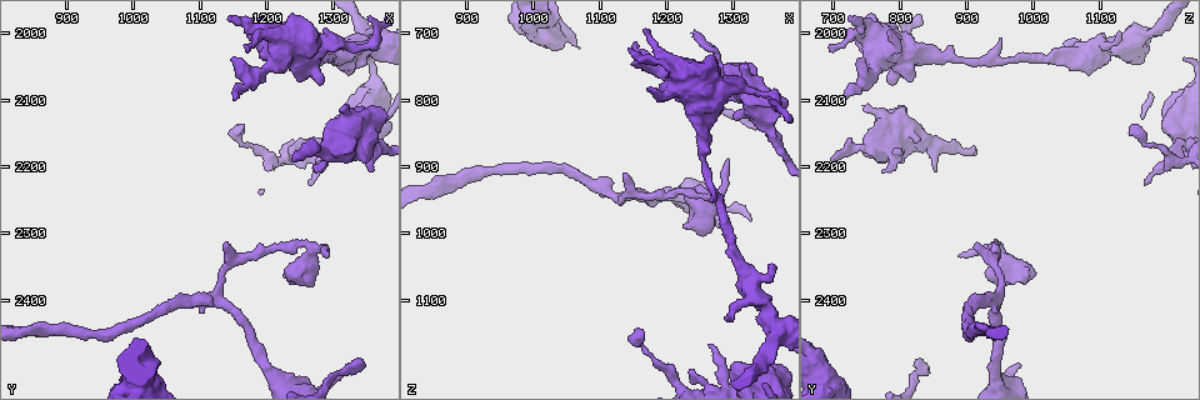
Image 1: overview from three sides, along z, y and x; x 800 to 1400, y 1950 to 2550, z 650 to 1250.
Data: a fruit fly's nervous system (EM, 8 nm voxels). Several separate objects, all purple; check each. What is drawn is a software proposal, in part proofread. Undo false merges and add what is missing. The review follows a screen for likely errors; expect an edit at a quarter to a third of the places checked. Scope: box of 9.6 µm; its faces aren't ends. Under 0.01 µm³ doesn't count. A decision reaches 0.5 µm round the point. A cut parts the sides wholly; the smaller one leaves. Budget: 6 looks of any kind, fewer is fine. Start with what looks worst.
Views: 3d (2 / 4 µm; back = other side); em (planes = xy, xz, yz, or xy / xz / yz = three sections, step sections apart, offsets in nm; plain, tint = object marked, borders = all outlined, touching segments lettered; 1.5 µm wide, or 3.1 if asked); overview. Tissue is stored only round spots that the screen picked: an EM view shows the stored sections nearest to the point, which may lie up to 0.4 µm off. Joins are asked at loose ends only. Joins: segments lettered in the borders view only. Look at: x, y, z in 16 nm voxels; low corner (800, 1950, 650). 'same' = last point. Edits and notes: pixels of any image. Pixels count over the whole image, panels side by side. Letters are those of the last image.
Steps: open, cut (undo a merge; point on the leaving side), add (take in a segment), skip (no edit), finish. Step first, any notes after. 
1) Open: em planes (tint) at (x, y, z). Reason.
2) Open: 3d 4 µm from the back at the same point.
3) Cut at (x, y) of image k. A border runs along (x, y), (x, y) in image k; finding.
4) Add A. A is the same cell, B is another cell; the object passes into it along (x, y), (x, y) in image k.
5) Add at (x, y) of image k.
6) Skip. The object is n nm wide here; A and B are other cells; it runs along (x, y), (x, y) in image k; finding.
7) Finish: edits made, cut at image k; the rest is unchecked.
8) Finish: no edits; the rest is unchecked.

Open: 3d 4 µm at (1270, 2225, 1170). Free end.

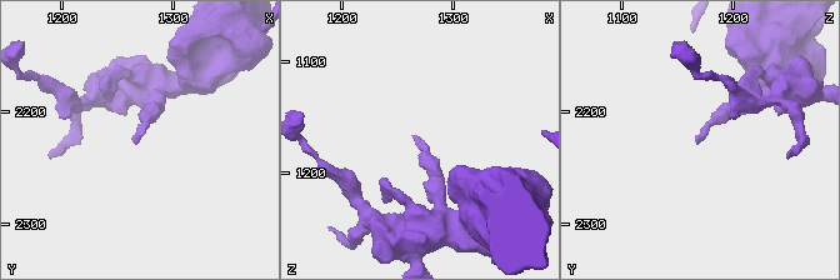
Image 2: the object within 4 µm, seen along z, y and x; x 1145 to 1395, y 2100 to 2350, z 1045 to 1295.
Open: em xy step 4 (borders) at (1266, 2228, 1168). Shape alone is not enough.

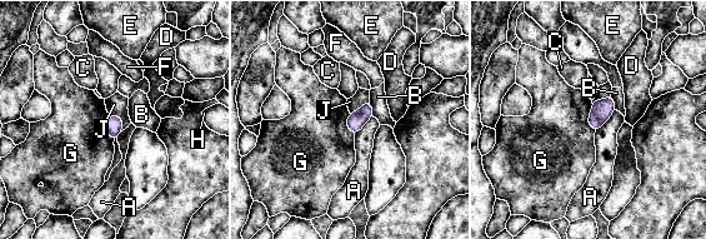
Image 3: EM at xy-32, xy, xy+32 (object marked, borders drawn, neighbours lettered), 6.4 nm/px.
Open: em planes (borders) at the same point. Cut it another way.

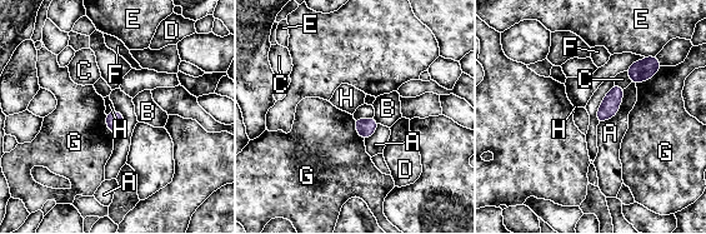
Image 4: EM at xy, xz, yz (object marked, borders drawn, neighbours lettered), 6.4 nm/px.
Skip. A, B, C, D, E, F, G and H are other cells; a border runs along (657, 71), (649, 79), (636, 84) in image 4; no lettered segment goes on from it.

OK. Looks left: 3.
Open: 3d 4 µm at (1355, 2210, 855). Branch stops here.

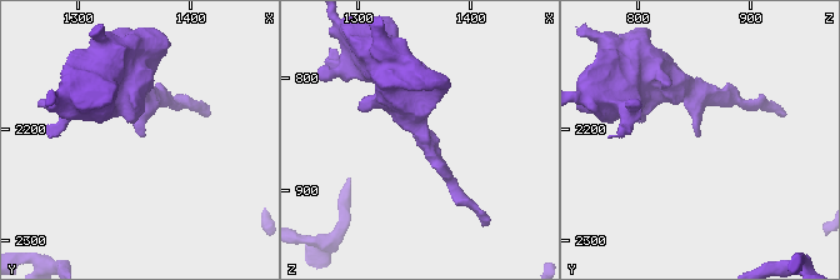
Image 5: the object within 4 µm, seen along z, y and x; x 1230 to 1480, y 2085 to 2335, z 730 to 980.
Open: em yz step 8 (borders) at (1360, 2204, 856).

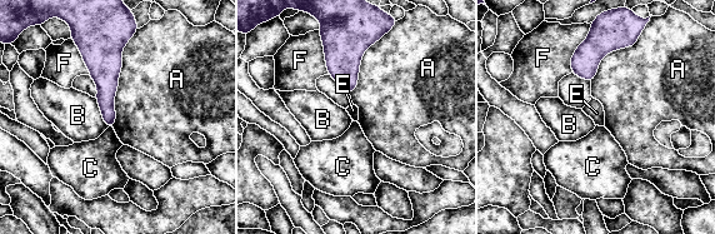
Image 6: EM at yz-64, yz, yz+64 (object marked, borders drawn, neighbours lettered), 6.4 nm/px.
Skip. A, B, C, E and F are other cells; a border runs along (135, 31), (121, 53), (111, 127) in image 6; none of them fits.

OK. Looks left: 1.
Open: em planes (borders) at (1195, 2000, 735). Calibre changes.

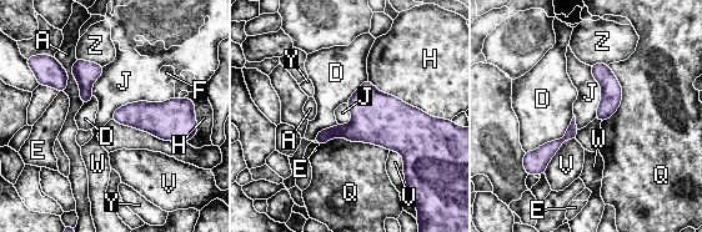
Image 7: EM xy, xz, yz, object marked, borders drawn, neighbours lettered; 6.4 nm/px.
Skip. The longest contact is with H, 600 nm; A, D, E, F, H, J, Q, V, W, Y and Z are other cells; a border runs along (174, 97), (129, 102), (110, 119) in image 7; continuous, no second neuron.

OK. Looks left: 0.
Finish: no edits; the rest is unchecked.

